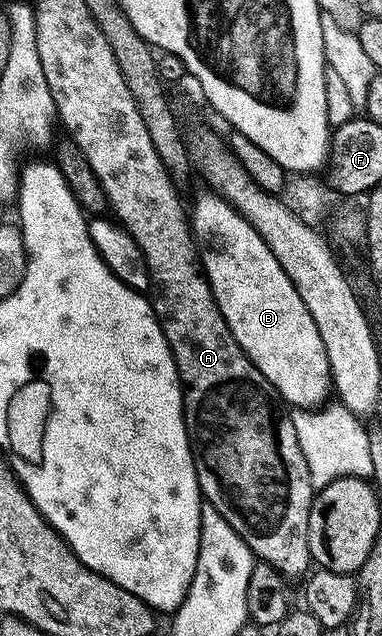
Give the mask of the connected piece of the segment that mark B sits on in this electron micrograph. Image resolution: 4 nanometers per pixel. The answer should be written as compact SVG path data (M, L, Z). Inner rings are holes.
M205 191L205 194L191 205L191 224L198 246L205 247L209 237L213 237L209 241L209 250L204 250L203 253L203 268L219 303L219 311L223 311L223 319L227 327L231 327L231 335L235 335L239 347L243 347L255 367L259 367L263 376L275 386L282 401L290 406L297 405L293 407L301 411L312 411L324 406L335 389L333 372L327 359L327 347L323 347L323 335L319 335L315 319L311 319L307 303L299 299L295 283L291 283L287 271L279 267L279 259L275 259L271 247L263 243L259 231L255 231L250 221L238 215L226 201L212 191Z

